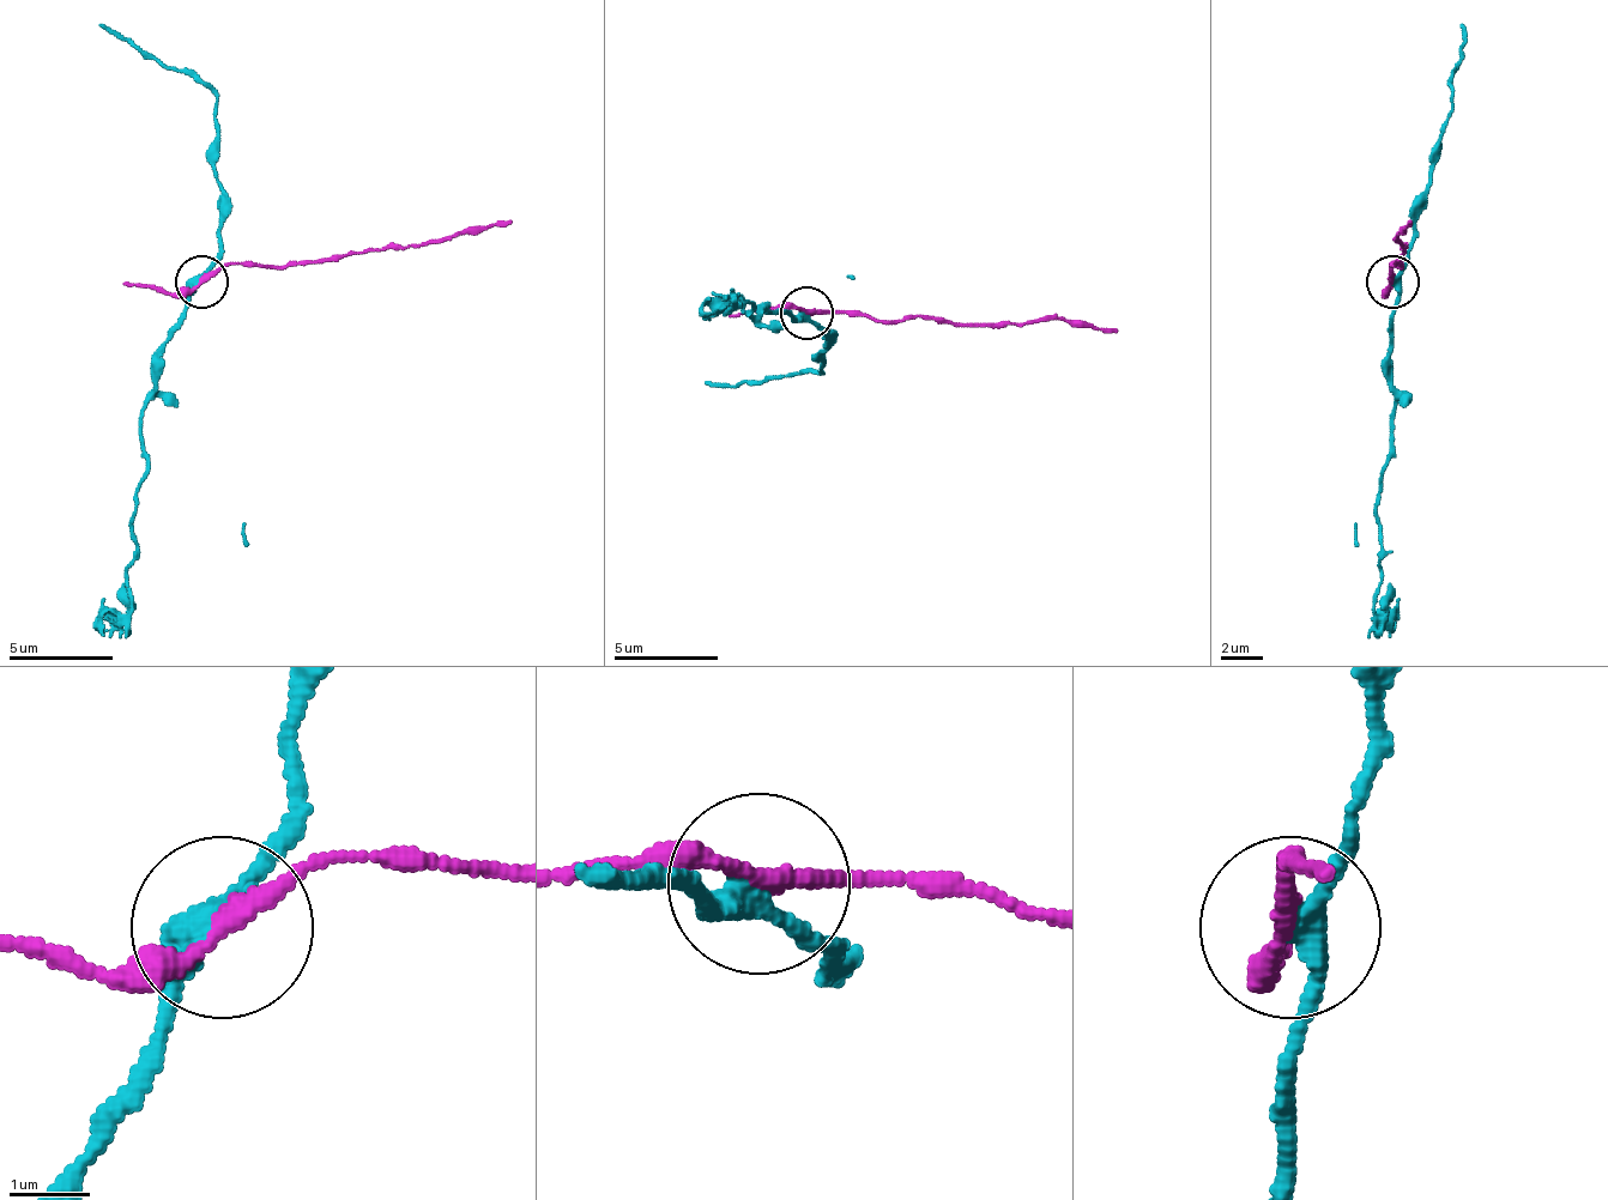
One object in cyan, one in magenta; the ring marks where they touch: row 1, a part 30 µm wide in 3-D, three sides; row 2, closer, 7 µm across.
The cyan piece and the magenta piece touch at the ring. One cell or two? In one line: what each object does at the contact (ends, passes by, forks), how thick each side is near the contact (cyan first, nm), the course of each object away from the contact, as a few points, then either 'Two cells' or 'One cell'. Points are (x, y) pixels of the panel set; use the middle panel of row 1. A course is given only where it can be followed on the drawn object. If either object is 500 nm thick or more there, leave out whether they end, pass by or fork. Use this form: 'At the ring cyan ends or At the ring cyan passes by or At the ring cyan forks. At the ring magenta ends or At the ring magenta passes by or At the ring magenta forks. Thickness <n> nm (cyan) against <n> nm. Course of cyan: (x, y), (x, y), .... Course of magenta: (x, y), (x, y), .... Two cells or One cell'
At the ring cyan passes by. At the ring magenta passes by. Thickness 300 nm (cyan) against 220 nm. Course of cyan: (805, 314), (769, 309), (748, 314), (753, 309), (737, 298), (743, 298), (727, 309), (706, 298). Course of magenta: (805, 314), (942, 320), (962, 325), (1068, 320), (1114, 329). Two cells

